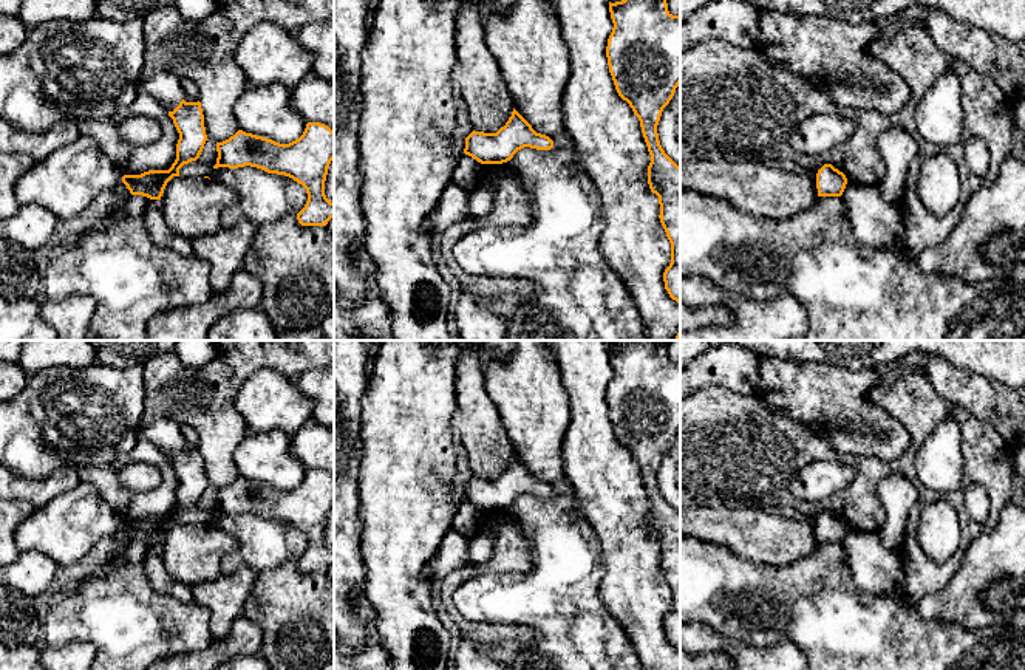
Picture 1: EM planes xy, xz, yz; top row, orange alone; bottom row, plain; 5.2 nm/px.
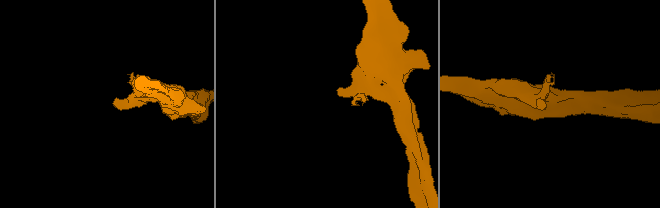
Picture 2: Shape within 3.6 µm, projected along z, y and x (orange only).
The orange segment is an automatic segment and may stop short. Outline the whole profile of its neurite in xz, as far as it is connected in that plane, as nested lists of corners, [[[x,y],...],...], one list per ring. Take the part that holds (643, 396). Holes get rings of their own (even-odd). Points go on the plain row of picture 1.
[[[631,340],[621,348],[609,348],[609,359],[614,370],[606,393],[609,419],[618,443],[629,450],[634,461],[638,464],[651,501],[648,531],[651,538],[659,543],[659,565],[671,590],[671,610],[663,619],[663,628],[669,644],[680,650],[680,514],[665,500],[657,480],[662,458],[680,432],[680,362],[673,362],[668,357],[666,340]]]

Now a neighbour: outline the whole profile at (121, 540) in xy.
[[[122,526],[111,535],[113,537],[113,546],[105,559],[104,563],[97,565],[93,573],[87,574],[87,579],[97,579],[100,576],[105,576],[110,571],[110,566],[124,557],[125,549],[131,543],[127,532],[122,529]]]

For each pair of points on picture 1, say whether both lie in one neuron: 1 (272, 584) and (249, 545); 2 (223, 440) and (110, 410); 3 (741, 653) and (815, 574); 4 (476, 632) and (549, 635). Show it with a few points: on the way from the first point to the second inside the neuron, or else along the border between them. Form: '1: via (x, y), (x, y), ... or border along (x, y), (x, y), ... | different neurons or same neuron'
1: border along (296, 560), (263, 568), (257, 574) | different neurons
2: border along (144, 382), (141, 423) | different neurons
3: border along (715, 632), (758, 647), (784, 641) | different neurons
4: border along (538, 632), (514, 653) | different neurons

